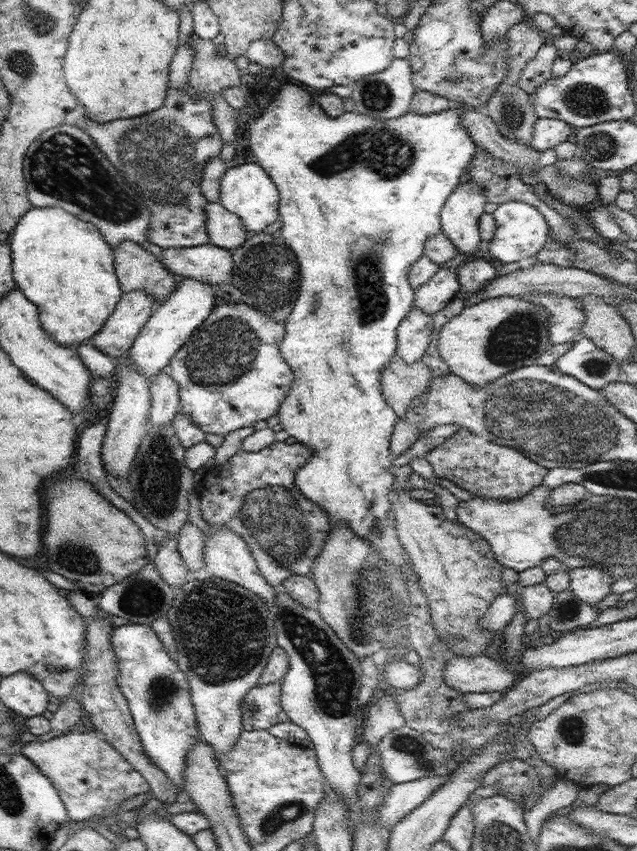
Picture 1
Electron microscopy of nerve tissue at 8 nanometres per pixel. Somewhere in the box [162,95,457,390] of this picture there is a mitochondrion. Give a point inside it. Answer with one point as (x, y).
(388, 155)

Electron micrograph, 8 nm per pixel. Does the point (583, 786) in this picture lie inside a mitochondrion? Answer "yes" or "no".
no

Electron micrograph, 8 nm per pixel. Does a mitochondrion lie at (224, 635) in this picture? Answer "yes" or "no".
yes

